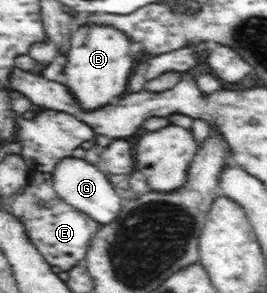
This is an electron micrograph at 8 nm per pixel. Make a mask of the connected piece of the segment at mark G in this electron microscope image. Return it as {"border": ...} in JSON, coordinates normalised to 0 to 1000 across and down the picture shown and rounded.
{"border":[[[243,539],[195,590],[195,631],[213,662],[288,717],[330,730],[378,765],[423,758],[453,724],[453,686],[423,631],[393,604],[393,590],[371,584],[363,567],[341,563],[322,546],[288,539]]]}

